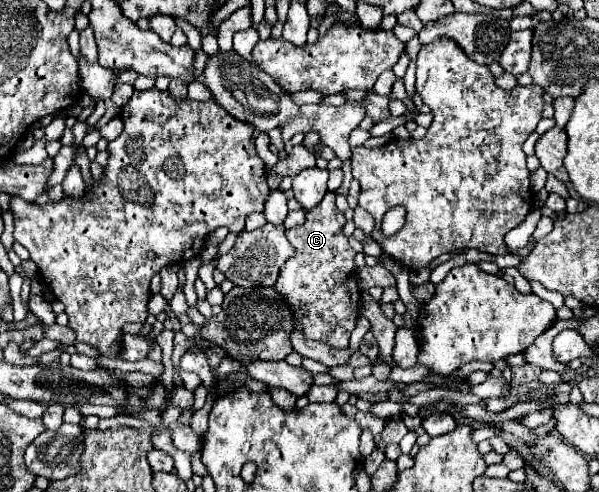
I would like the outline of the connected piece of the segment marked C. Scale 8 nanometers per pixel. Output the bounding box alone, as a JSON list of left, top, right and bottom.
[276,193,360,349]

